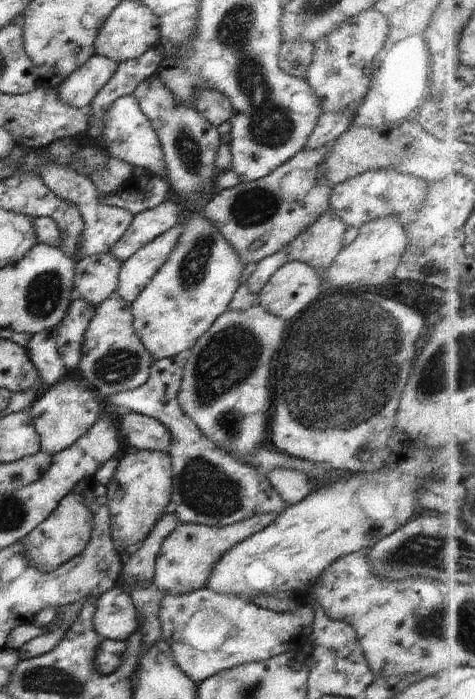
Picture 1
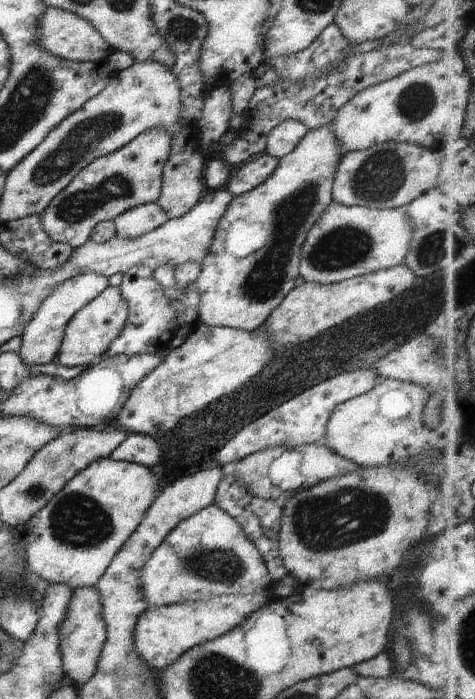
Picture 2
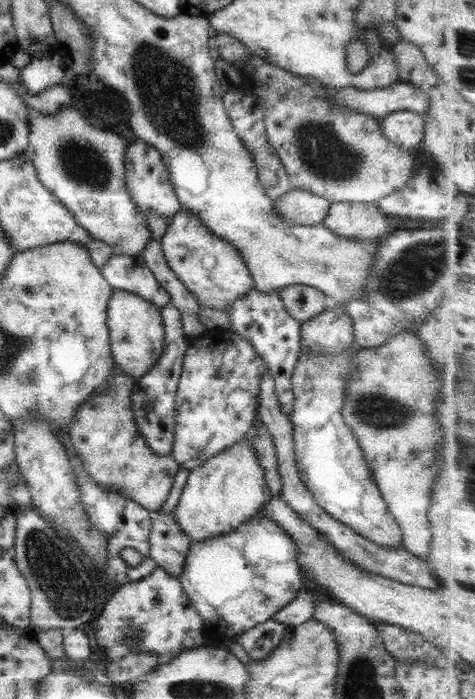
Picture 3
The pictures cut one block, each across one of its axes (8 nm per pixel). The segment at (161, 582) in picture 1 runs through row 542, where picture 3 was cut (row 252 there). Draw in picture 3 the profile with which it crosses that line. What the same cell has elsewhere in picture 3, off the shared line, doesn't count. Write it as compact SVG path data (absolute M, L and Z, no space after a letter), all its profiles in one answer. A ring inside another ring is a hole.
M181 208L168 219L165 232L160 236L160 248L171 272L199 305L224 309L253 289L249 271L234 246L205 228L190 210Z

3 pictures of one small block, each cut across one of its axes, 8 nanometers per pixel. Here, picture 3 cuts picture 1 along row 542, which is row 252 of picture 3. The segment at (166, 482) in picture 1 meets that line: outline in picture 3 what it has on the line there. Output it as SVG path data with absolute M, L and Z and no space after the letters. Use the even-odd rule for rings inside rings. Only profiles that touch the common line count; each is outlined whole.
M72 102L53 114L40 114L33 111L27 117L28 143L21 153L25 155L36 172L39 182L71 213L73 220L89 236L108 244L112 254L140 254L150 236L142 212L135 206L126 191L124 183L124 152L129 140L91 128Z

